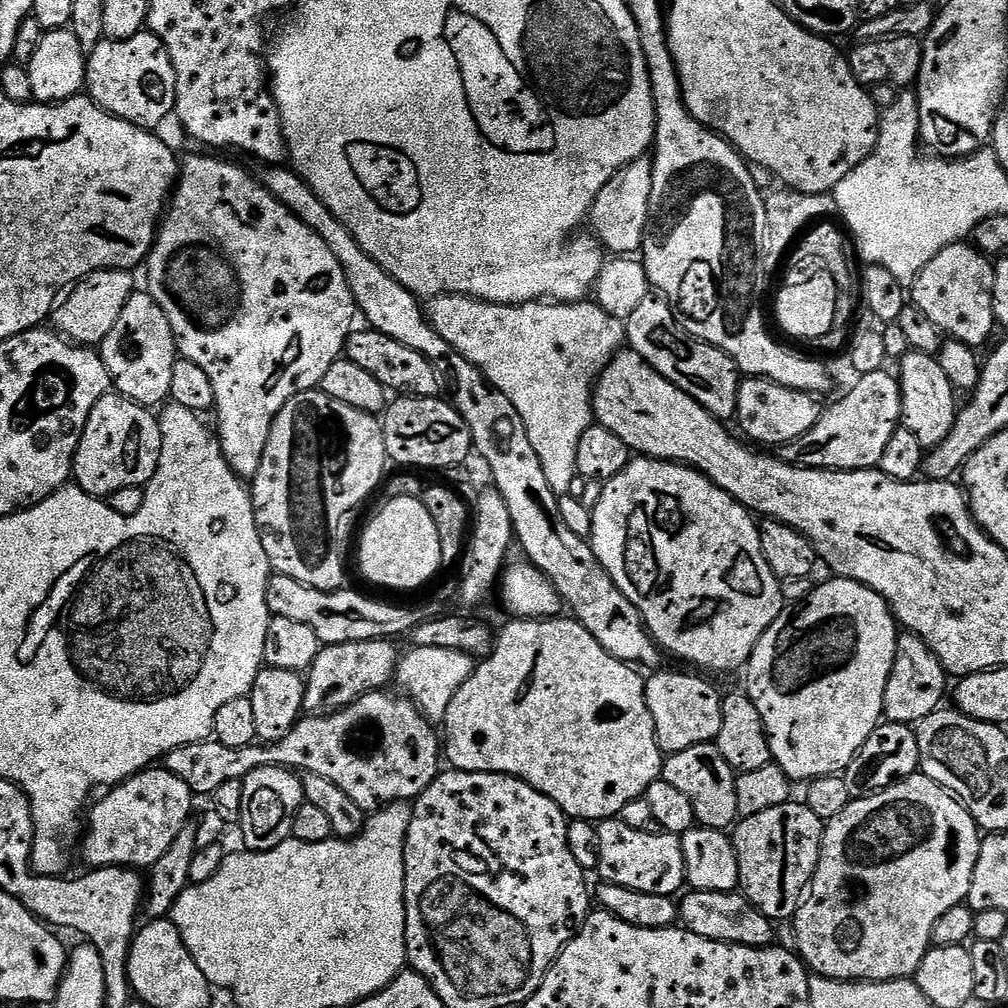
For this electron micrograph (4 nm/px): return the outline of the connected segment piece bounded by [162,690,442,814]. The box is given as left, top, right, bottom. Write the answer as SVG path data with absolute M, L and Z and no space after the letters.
M381 690L367 692L360 696L353 704L348 704L340 712L332 712L328 716L309 716L297 720L296 724L282 738L273 744L257 742L245 748L231 748L222 746L214 738L194 742L186 746L178 746L164 757L162 764L168 771L173 772L197 797L211 797L213 792L226 782L235 779L243 781L254 770L274 766L276 768L291 768L301 773L313 772L322 774L322 778L330 778L338 790L346 790L358 806L366 814L378 812L387 804L415 801L436 781L442 771L442 740L434 729L433 721L429 720L411 700L403 695L391 696L391 691Z

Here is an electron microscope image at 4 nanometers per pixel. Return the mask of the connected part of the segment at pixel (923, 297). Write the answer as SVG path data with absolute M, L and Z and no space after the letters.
M961 242L958 244L951 244L946 246L946 250L942 250L942 254L935 256L928 265L920 272L920 275L916 277L916 281L910 286L910 300L918 306L918 310L922 310L930 318L930 322L934 322L934 326L938 326L945 337L960 340L964 344L970 345L974 349L979 349L980 344L984 344L992 336L992 331L997 331L998 325L996 322L996 315L994 314L994 278L996 277L996 270L993 261L989 259L984 252L979 248L973 246L968 242Z

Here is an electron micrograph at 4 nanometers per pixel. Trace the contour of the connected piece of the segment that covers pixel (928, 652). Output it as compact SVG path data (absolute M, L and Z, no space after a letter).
M910 631L897 635L896 657L886 682L883 719L889 724L919 725L931 712L937 711L944 700L944 691L950 688L950 677L934 650L920 636Z

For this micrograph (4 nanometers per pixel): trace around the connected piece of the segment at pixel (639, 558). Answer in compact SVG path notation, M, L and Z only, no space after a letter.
M629 459L627 466L614 478L603 481L601 488L604 489L600 492L600 501L592 508L592 549L618 590L622 590L622 594L626 594L626 598L630 598L630 602L638 606L652 639L665 653L670 652L688 664L697 664L698 667L705 668L700 669L705 673L743 669L751 658L752 651L758 646L762 634L766 634L766 630L777 623L775 620L780 616L780 607L785 607L786 604L781 581L772 573L762 554L760 529L753 513L743 508L730 494L726 494L726 490L719 488L710 477L703 476L687 464L674 464L670 460Z

